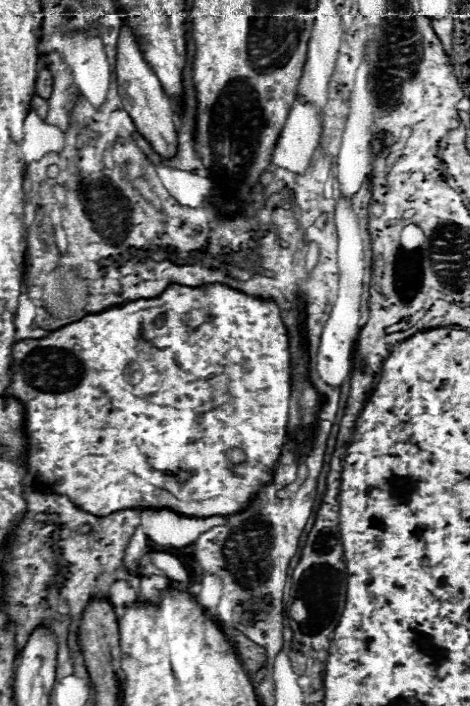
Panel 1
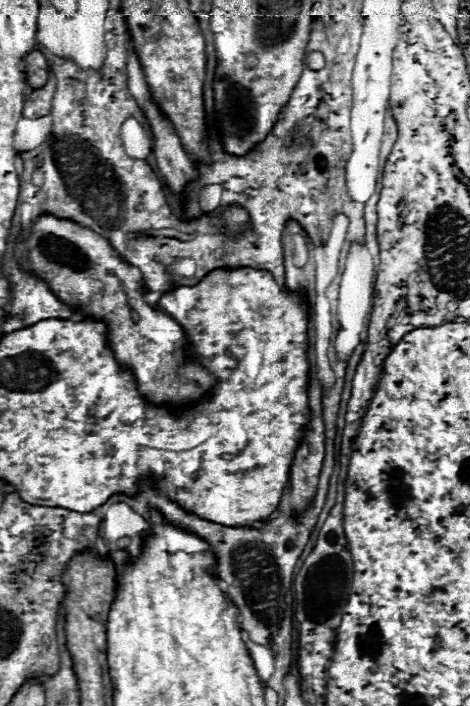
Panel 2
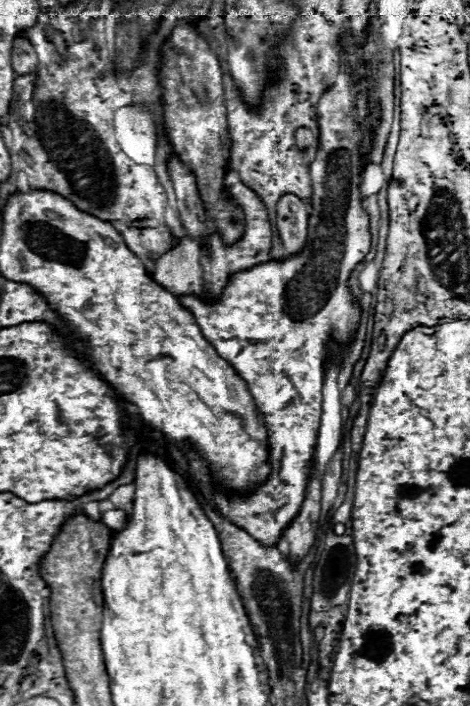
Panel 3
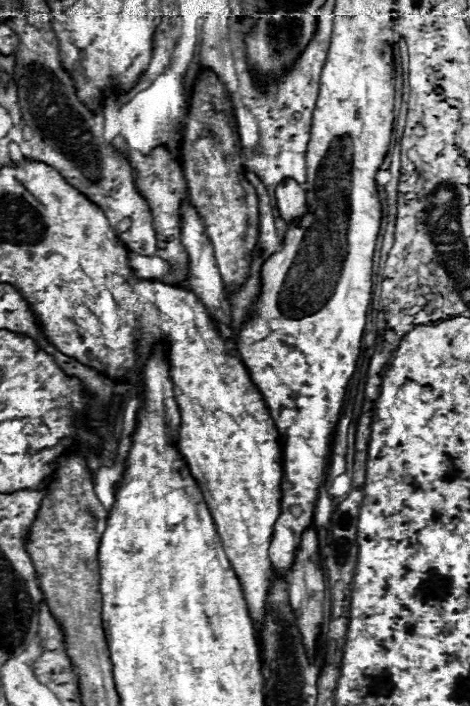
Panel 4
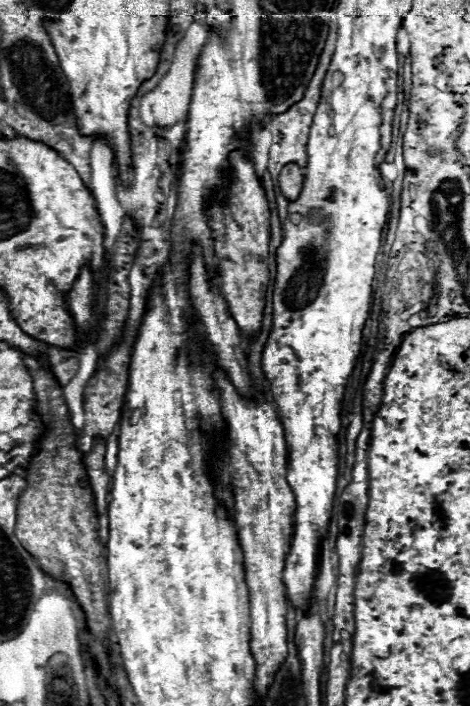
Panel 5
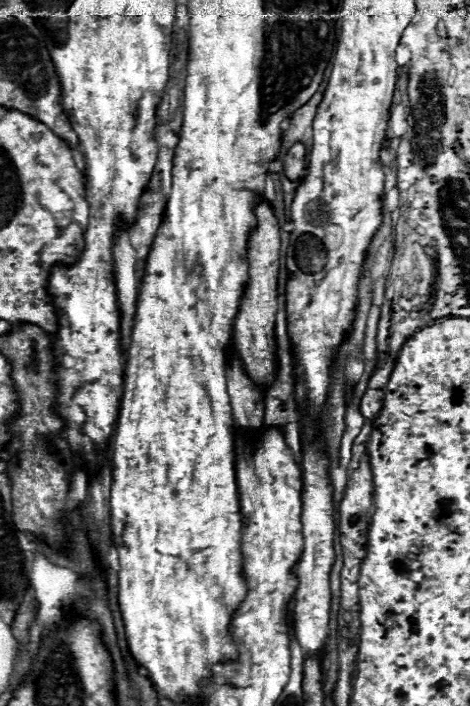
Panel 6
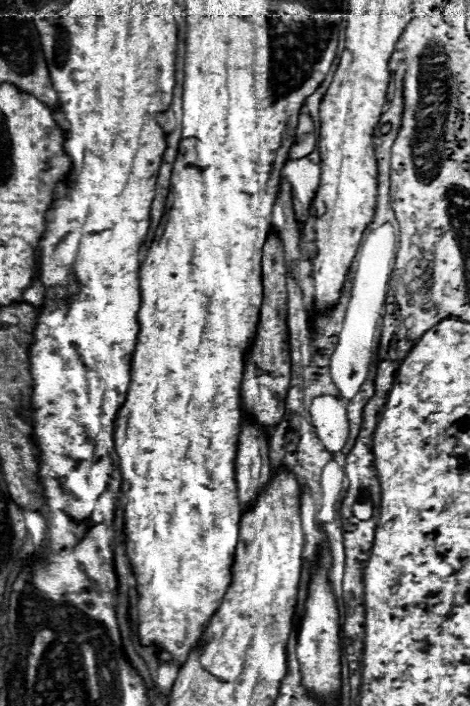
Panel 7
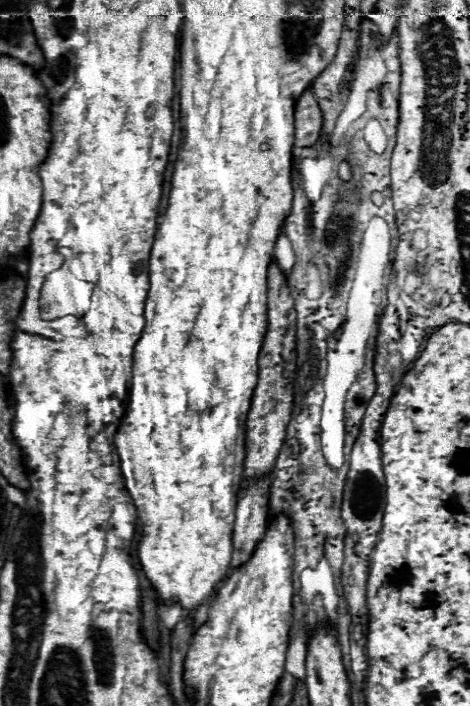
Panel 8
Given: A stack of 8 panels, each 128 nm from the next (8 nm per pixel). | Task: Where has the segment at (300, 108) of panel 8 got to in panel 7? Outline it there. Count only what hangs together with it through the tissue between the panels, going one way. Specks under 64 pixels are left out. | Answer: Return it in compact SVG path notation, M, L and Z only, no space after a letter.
M300 114L298 116L298 126L296 126L296 136L294 136L294 144L290 148L290 160L294 158L302 158L308 156L318 142L318 130L314 120L308 114Z

